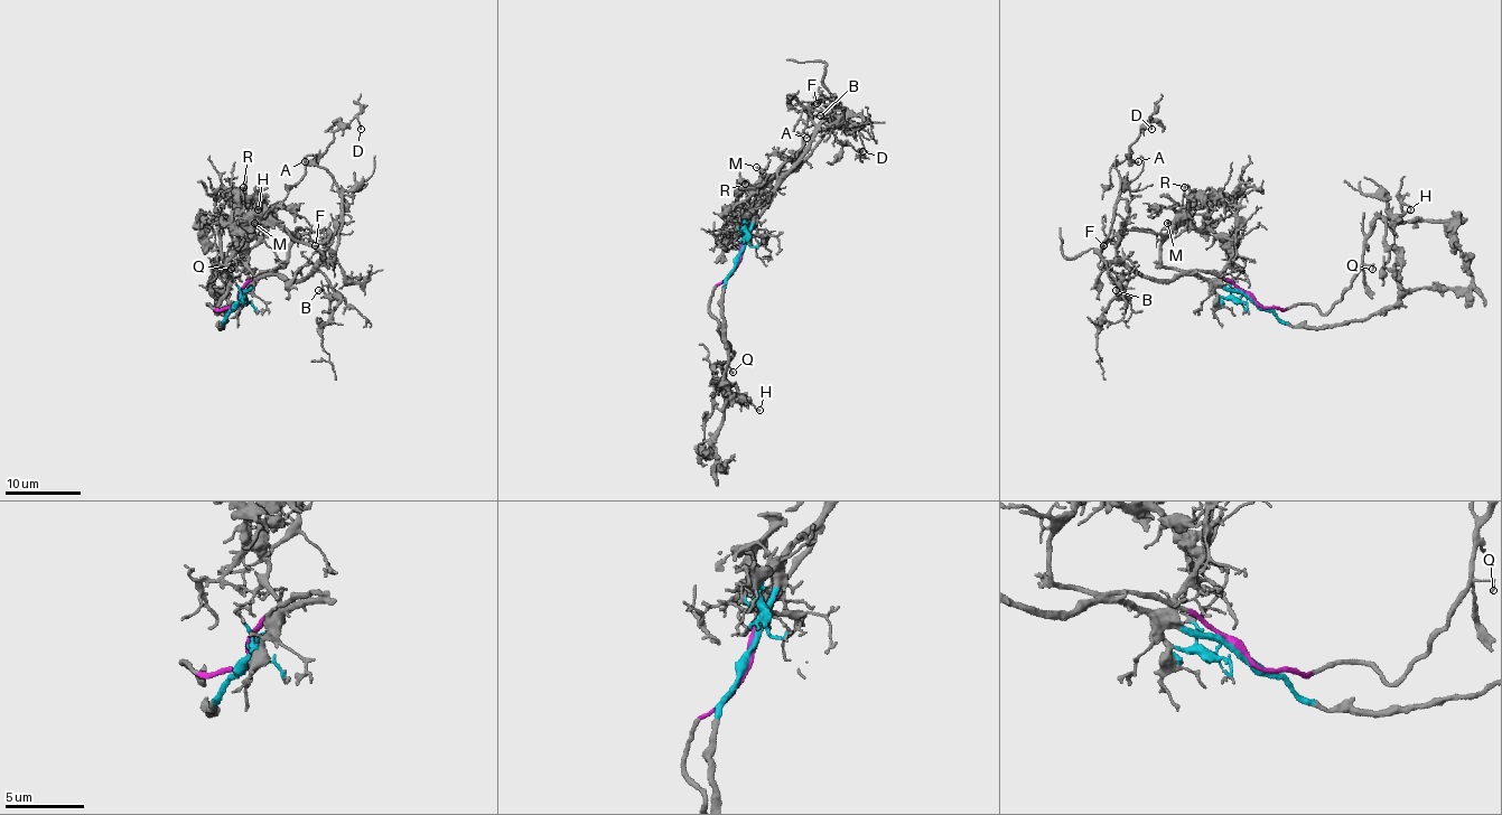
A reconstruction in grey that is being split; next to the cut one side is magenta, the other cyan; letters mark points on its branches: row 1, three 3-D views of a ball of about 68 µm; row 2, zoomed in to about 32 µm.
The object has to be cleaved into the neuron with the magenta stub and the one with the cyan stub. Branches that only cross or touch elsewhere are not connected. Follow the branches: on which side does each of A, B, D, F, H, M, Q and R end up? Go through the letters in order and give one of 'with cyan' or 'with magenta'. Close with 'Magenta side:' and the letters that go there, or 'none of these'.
A: with cyan
B: with cyan
D: with cyan
F: with cyan
H: with magenta
M: with magenta
Q: with magenta
R: with magenta
Magenta side: H, M, Q, R

